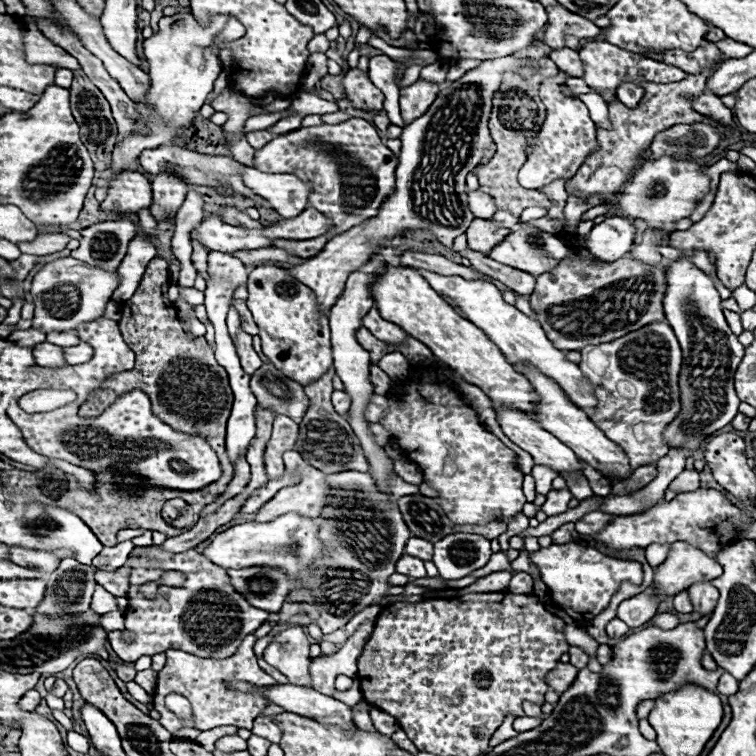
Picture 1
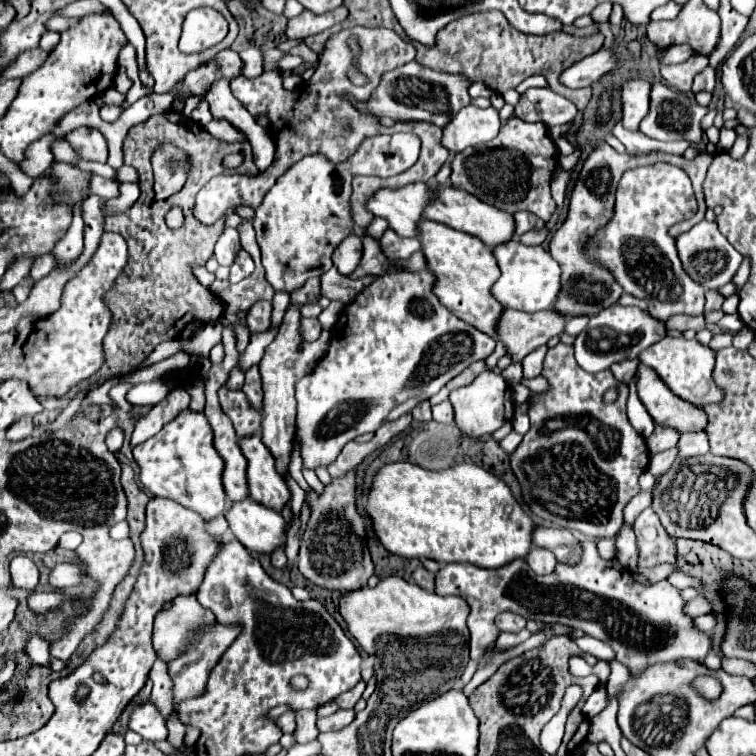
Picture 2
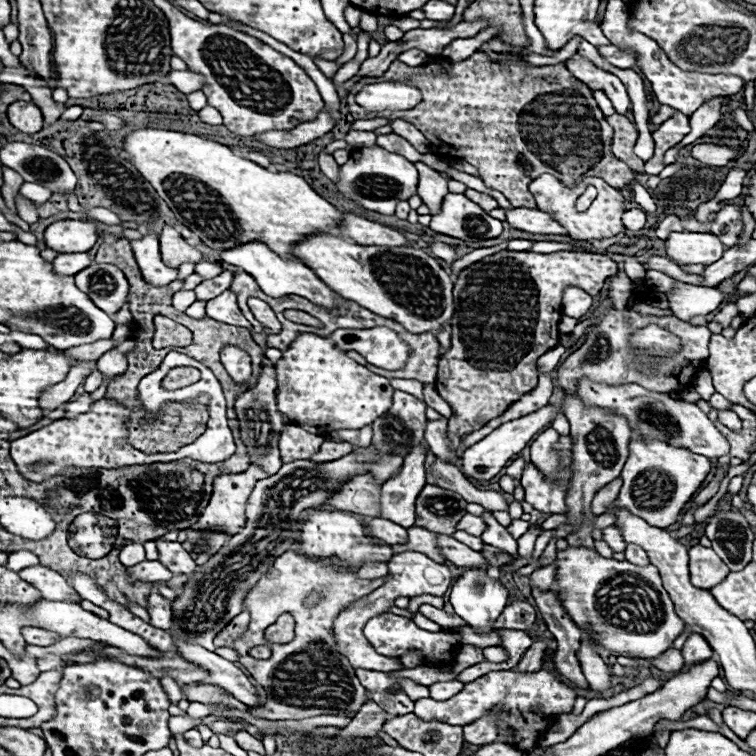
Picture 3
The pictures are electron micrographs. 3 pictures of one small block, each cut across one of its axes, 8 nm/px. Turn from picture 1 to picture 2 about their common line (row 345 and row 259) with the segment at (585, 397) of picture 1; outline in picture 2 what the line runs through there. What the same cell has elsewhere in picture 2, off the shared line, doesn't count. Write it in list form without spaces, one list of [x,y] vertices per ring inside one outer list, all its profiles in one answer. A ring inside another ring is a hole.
[[[512,238],[512,242],[504,242],[492,248],[492,254],[502,272],[492,286],[492,296],[502,306],[524,312],[540,312],[552,308],[560,292],[560,266],[548,250],[542,246],[524,246],[518,238]]]

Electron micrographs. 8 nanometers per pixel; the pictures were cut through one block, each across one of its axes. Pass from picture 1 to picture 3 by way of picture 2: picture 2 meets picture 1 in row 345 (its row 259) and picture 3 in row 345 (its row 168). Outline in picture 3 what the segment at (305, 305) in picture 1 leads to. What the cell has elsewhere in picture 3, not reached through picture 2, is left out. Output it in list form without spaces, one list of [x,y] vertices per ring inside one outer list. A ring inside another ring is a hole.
[[[334,332],[328,338],[316,334],[300,334],[288,346],[288,350],[282,352],[282,358],[274,364],[278,382],[278,408],[284,416],[288,416],[292,424],[298,424],[300,428],[310,432],[328,434],[340,428],[362,428],[388,412],[394,388],[382,376],[370,372],[366,366],[356,364],[352,358],[346,356],[346,352],[348,350],[338,348],[338,336]]]

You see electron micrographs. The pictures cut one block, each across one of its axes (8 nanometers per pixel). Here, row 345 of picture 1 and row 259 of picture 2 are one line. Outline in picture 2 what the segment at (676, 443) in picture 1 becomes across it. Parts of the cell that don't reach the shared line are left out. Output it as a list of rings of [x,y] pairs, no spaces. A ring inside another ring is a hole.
[[[702,220],[696,226],[692,226],[688,232],[680,234],[676,238],[676,248],[686,274],[704,288],[720,288],[728,284],[742,262],[742,254],[734,250],[728,244],[728,240],[718,232],[716,222],[708,222],[708,220]]]

